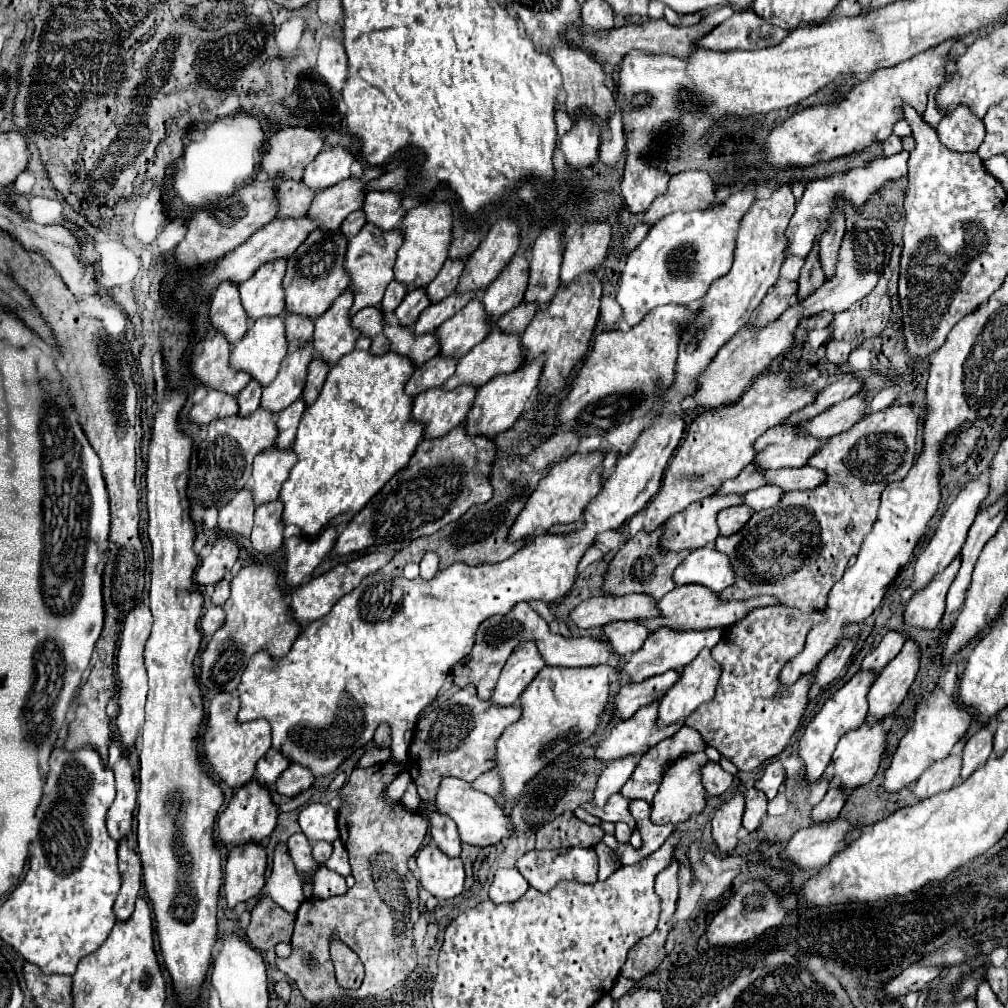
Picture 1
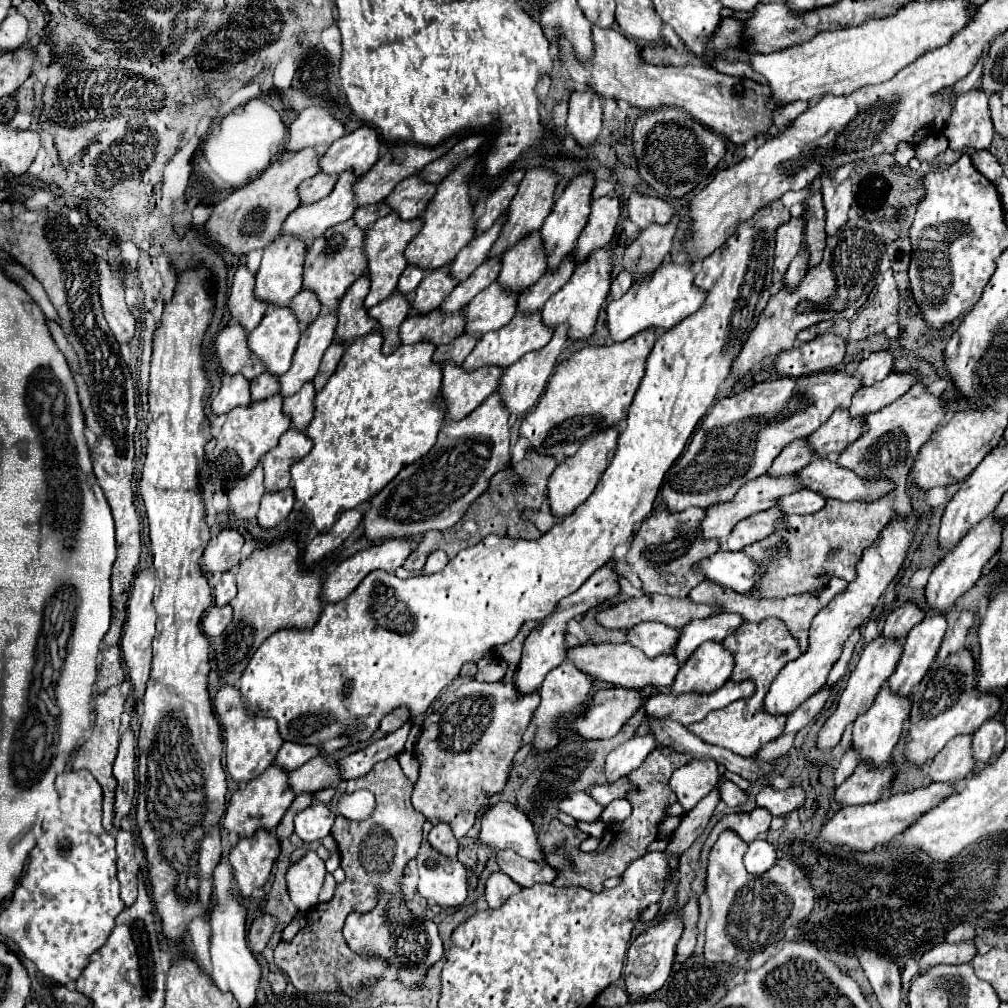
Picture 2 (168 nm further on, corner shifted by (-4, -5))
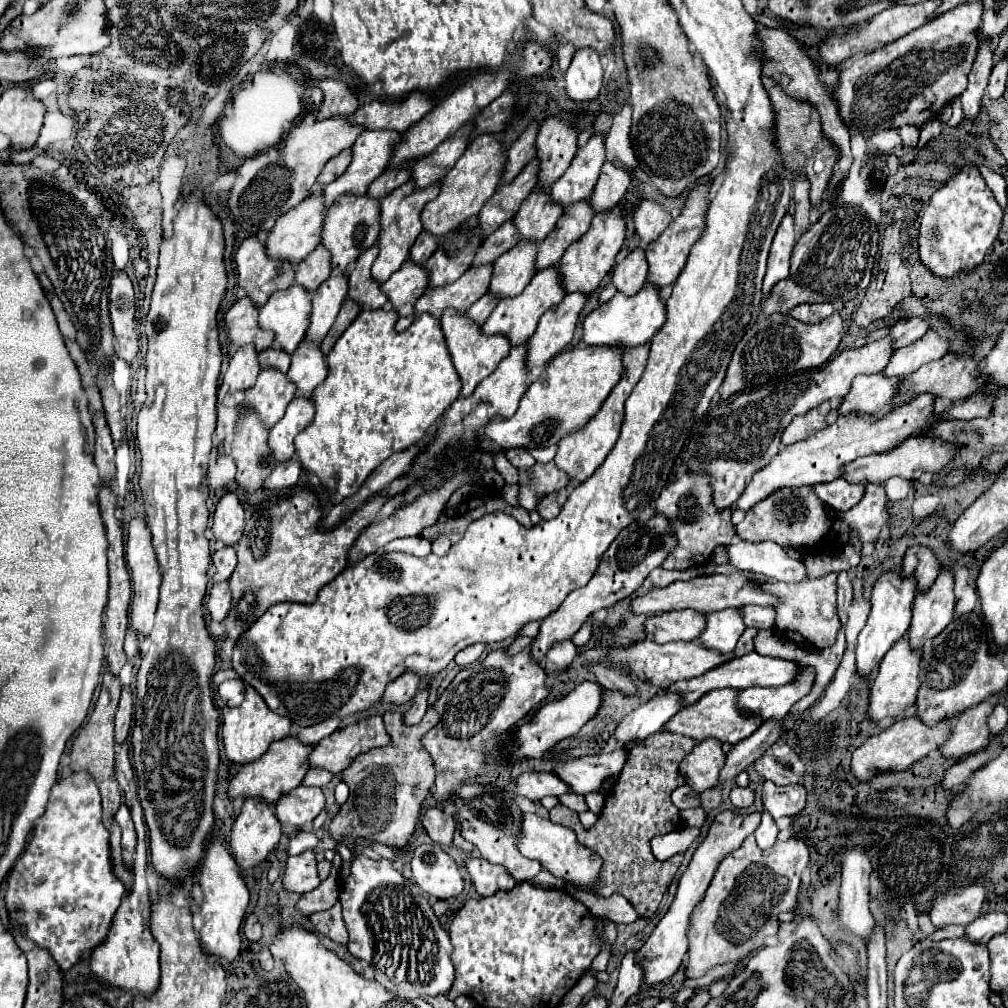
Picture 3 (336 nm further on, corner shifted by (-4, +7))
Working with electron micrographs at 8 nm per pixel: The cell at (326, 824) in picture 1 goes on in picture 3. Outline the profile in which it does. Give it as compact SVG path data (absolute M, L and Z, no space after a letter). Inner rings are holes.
M299 785L289 795L281 797L277 803L277 819L283 825L295 825L303 827L305 823L311 823L321 809L325 807L325 795L317 787L303 787Z

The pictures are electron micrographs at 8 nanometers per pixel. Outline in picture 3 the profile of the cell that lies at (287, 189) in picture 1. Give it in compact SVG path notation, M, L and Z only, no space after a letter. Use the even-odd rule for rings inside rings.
M345 149L345 151L341 151L341 155L337 155L331 161L327 161L327 165L323 167L323 171L317 177L317 183L319 185L331 183L333 179L337 179L347 169L349 163L351 163L351 149Z

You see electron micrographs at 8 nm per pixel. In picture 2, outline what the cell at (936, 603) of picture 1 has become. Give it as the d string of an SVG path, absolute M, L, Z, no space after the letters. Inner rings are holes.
M985 517L981 519L981 523L977 523L977 527L973 527L973 531L967 531L961 537L961 543L957 543L957 547L953 551L949 551L933 569L929 583L925 587L925 595L927 595L927 603L937 611L937 613L947 613L949 607L955 603L957 597L961 597L967 589L971 589L975 585L975 581L981 577L983 567L987 565L987 561L997 553L997 547L1001 545L1001 531L1003 525L997 527L997 523L993 523L993 517Z

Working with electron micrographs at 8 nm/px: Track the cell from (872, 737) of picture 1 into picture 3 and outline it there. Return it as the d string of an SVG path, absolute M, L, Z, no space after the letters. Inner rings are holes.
M907 635L899 639L883 657L879 665L877 679L869 691L869 705L867 705L867 717L871 721L881 721L881 719L899 719L905 717L905 711L915 703L917 687L919 687L919 651L913 651L907 643Z

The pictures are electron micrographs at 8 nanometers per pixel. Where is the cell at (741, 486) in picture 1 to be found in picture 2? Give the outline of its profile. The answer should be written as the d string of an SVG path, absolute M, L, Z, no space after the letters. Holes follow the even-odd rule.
M795 439L775 457L769 473L781 477L793 471L801 471L805 465L811 463L811 459L813 459L813 449L809 447L807 439Z

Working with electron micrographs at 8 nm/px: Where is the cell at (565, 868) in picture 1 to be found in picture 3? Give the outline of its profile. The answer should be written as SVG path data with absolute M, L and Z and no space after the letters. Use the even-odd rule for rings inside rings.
M471 781L471 783L465 783L465 785L459 787L459 791L453 797L453 803L459 807L457 821L463 827L461 835L479 849L481 857L485 857L493 865L503 865L517 881L533 879L535 875L539 875L539 871L543 869L541 863L535 861L535 859L527 859L515 847L513 835L517 833L517 827L519 827L519 821L521 821L521 809L505 793L505 789L493 787L491 783Z

